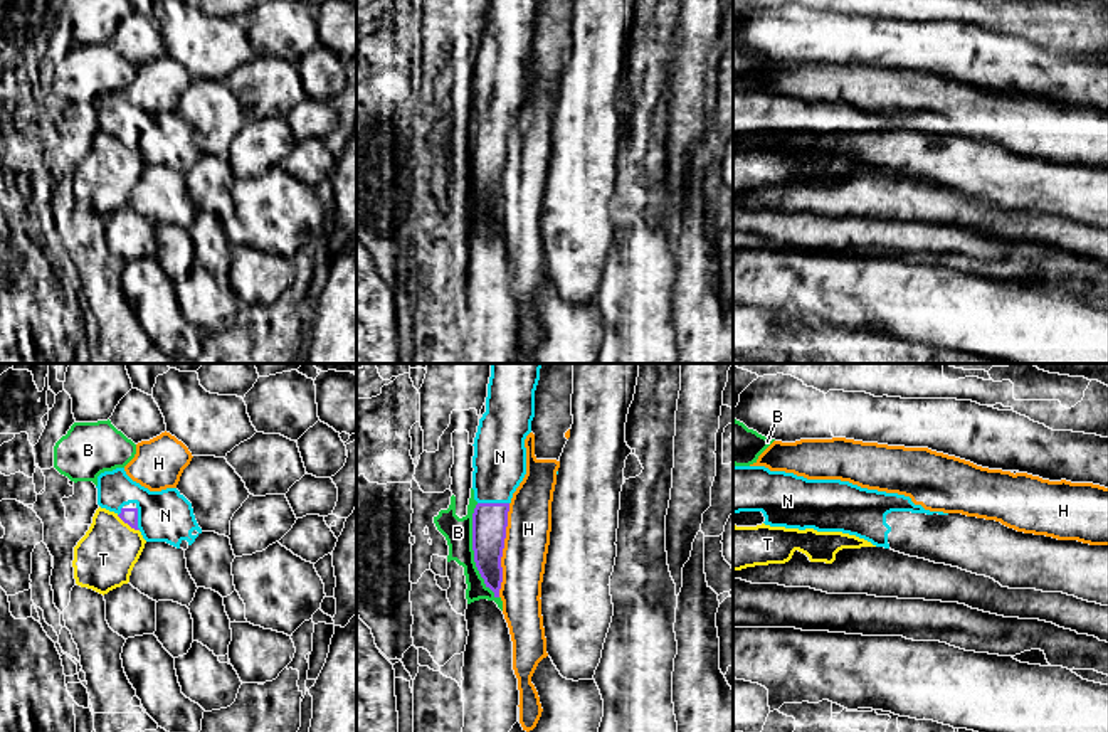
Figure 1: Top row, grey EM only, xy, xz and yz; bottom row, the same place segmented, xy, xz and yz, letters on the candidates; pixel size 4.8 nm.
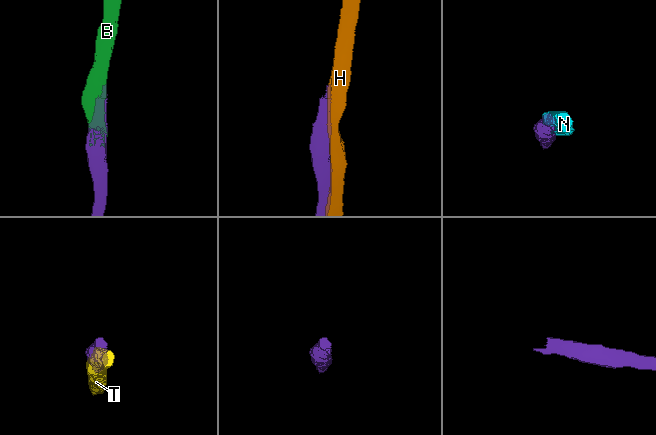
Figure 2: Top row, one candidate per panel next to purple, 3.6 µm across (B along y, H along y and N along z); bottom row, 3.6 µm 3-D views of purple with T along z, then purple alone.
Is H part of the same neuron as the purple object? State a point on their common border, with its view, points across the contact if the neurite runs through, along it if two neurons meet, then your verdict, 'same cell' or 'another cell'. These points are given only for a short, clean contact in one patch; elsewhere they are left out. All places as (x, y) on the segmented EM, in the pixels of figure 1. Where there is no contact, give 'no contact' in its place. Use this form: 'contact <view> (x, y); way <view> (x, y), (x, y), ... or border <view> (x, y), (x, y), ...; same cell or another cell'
contact xz (501, 551); another cell

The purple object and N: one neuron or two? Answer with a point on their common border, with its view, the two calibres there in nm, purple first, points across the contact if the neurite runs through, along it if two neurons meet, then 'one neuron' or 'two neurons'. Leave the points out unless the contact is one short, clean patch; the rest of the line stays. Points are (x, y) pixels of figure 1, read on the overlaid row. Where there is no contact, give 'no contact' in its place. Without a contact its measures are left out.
meets purple in xz at (493, 503); 170 nm thick on the purple side, 260 nm on the other; one neuron

